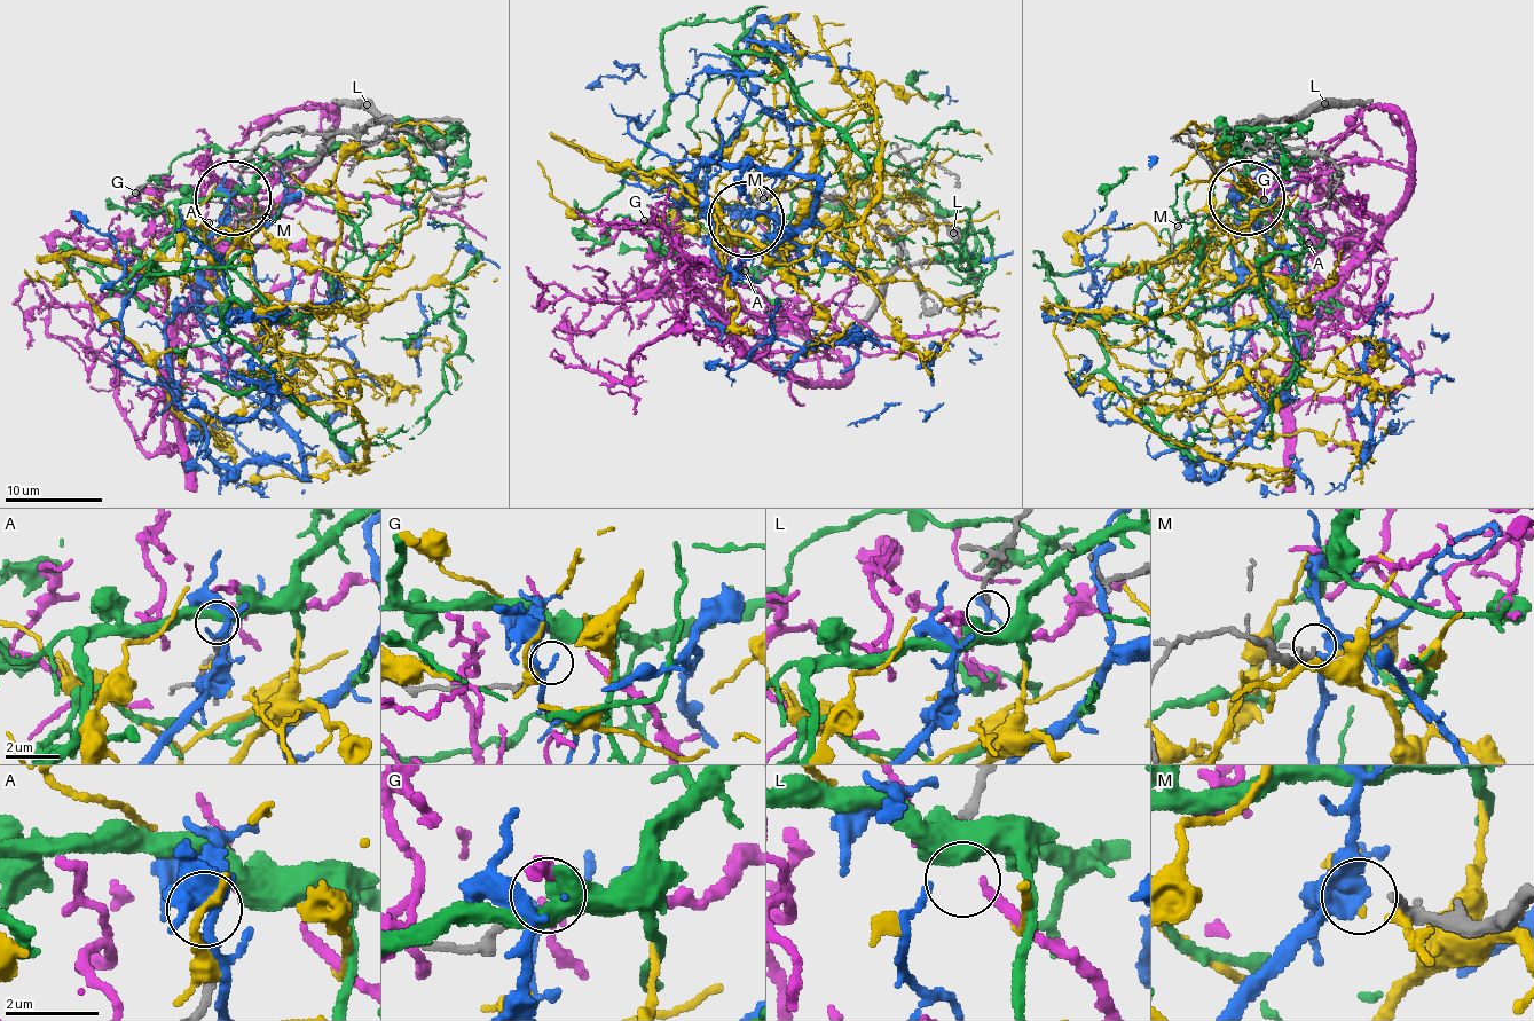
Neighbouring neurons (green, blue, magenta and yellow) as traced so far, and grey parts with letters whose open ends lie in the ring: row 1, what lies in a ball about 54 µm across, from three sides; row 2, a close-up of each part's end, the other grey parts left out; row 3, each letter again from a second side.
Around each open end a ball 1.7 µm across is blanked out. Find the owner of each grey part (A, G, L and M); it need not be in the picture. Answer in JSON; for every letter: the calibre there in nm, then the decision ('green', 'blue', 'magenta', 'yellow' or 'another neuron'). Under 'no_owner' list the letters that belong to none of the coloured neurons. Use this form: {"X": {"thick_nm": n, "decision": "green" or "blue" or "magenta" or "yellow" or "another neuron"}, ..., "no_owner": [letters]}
{"A": {"thick_nm": 280, "decision": "another neuron"}, "G": {"thick_nm": 170, "decision": "another neuron"}, "L": {"thick_nm": 160, "decision": "magenta"}, "M": {"thick_nm": 180, "decision": "blue"}, "no_owner": ["A", "G"]}

